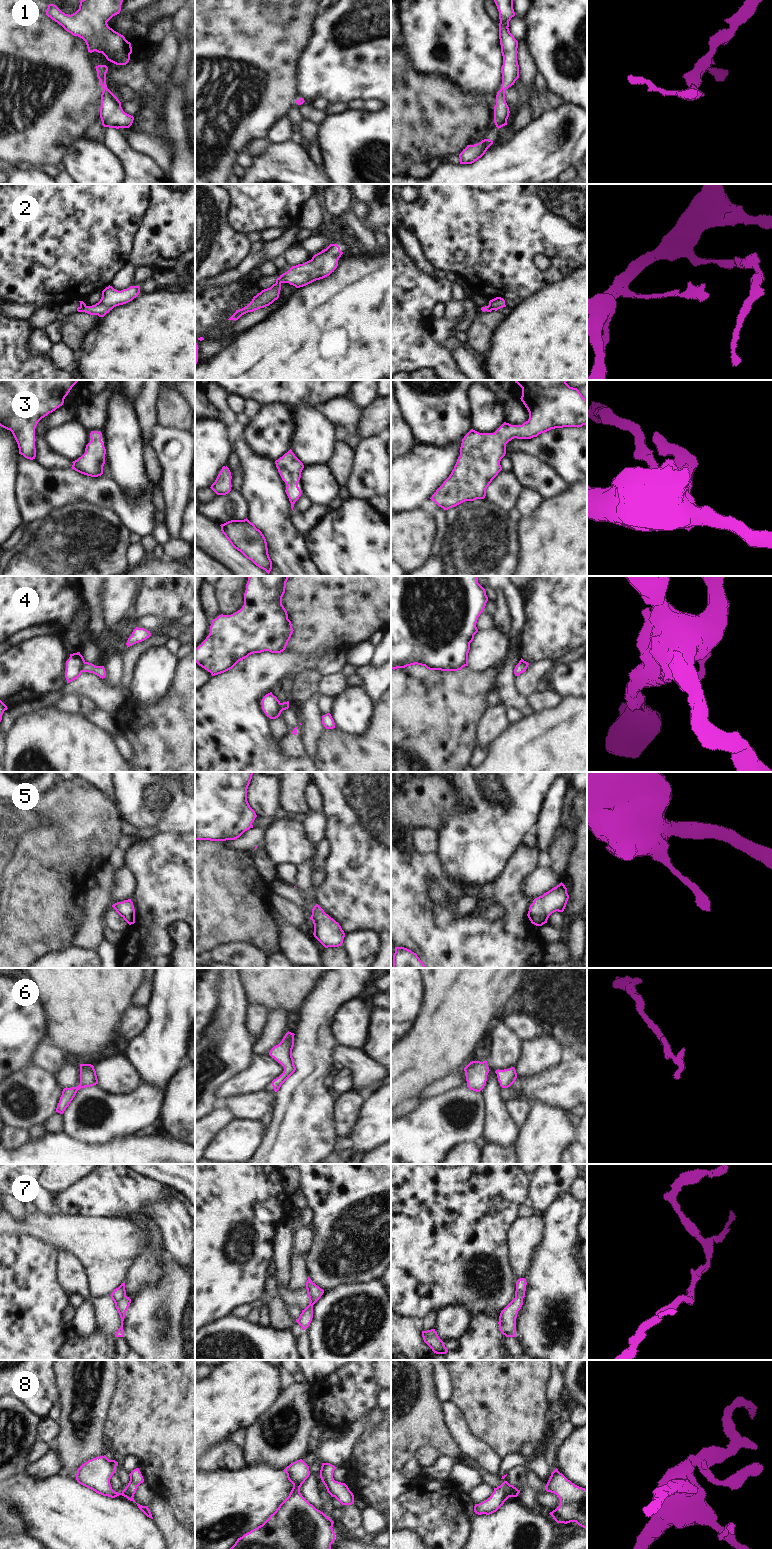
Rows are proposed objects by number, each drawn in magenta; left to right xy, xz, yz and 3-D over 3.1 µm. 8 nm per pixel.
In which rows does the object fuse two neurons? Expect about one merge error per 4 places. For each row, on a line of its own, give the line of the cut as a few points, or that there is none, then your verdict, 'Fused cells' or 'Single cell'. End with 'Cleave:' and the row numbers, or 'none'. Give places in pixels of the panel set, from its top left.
1: No split. Single cell
2: Split along xz (276, 282), (280, 283). Fused cells
3: No split. Single cell
4: Split along xy (85, 662), (81, 671). Fused cells
5: No split. Single cell
6: No split. Single cell
7: No split. Single cell
8: No split. Single cell
Cleave: 2, 4

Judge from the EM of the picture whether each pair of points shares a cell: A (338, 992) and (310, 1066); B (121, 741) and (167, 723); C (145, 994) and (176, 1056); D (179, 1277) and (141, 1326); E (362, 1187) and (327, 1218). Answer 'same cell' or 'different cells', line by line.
A: same cell
B: different cells
C: different cells
D: same cell
E: same cell

